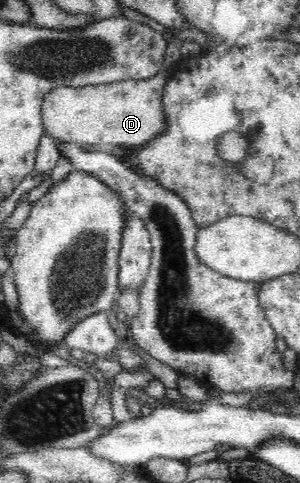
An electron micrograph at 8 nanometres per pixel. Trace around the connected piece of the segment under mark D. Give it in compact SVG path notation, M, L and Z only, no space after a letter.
M183 27L178 35L175 35L173 41L168 42L167 51L165 51L165 61L163 61L163 69L145 80L127 80L117 81L107 85L90 85L82 88L67 88L61 86L51 89L48 94L45 94L42 101L41 115L44 123L45 131L58 141L73 142L79 145L89 143L91 145L100 144L107 145L112 143L115 146L125 147L125 149L137 149L140 145L147 144L149 140L157 137L161 132L164 132L166 123L164 122L164 109L162 108L162 93L166 86L166 81L169 81L169 73L172 66L177 61L180 61L180 47L185 41L195 41L199 43L203 49L212 50L217 46L217 39L209 39L203 31L199 31L197 27Z

